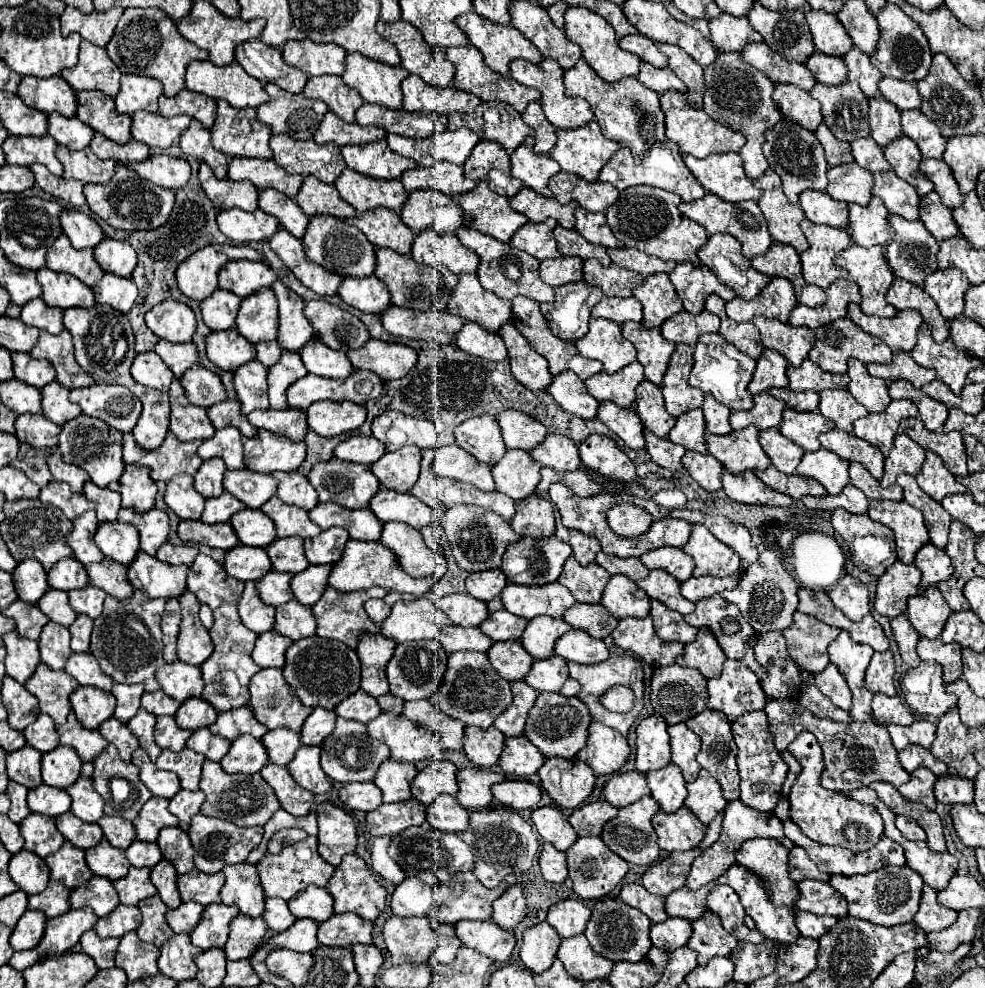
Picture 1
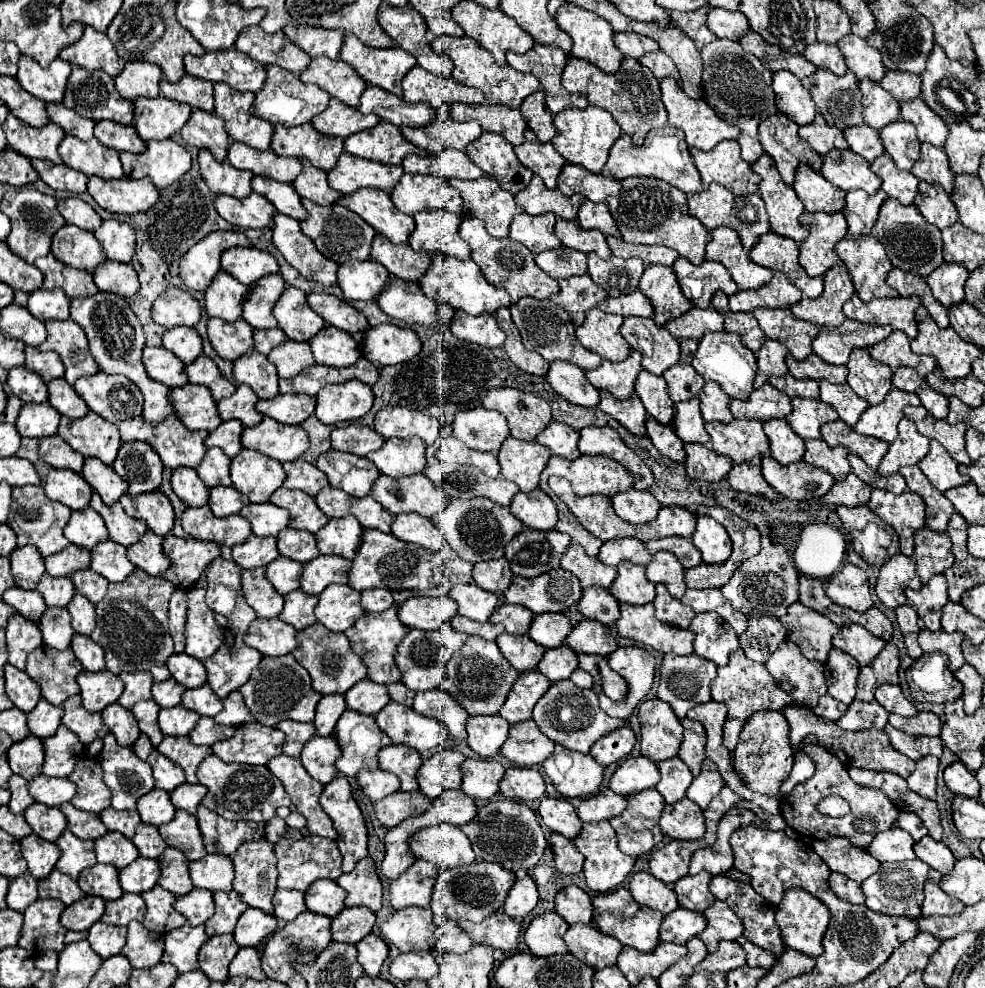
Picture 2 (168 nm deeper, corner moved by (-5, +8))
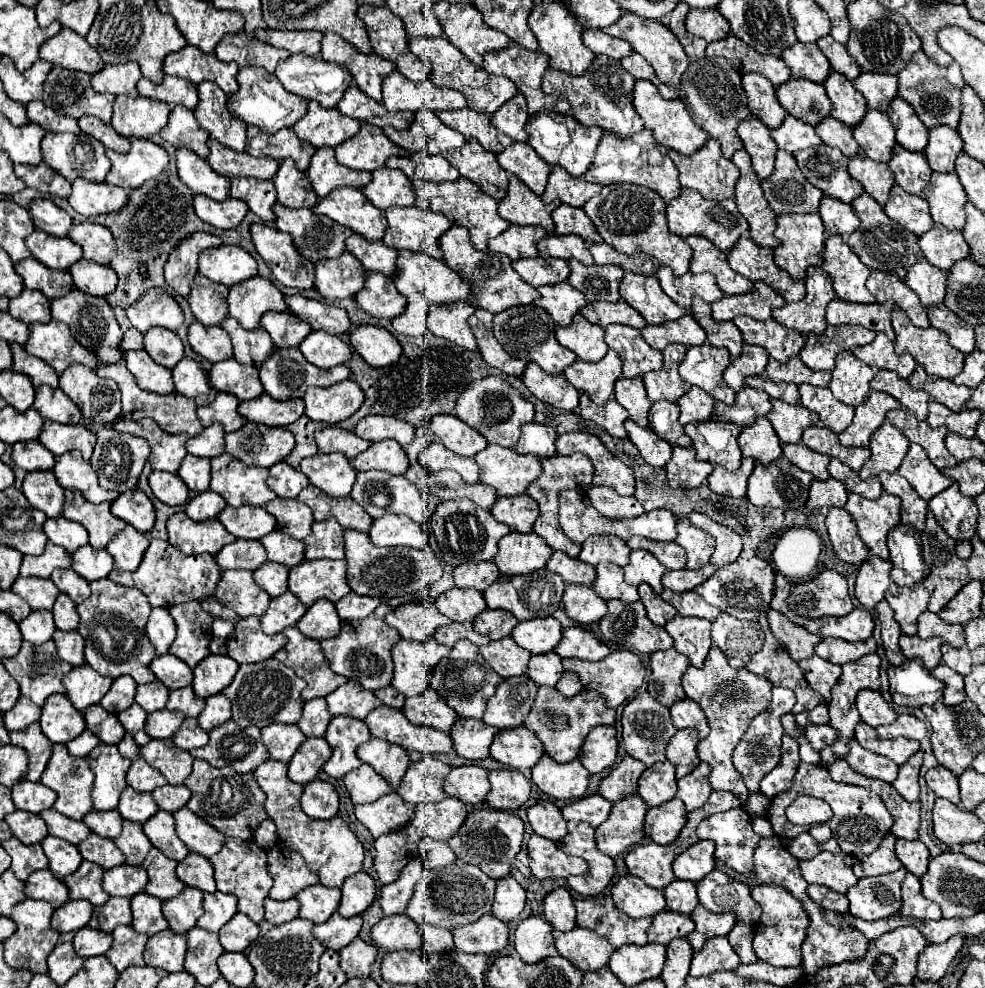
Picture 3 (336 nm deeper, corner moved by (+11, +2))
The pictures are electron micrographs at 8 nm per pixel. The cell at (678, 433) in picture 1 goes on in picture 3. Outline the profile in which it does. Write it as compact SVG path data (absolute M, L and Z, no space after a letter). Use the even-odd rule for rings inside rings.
M654 402L648 414L650 428L672 446L692 446L682 424L678 422L680 408L676 402Z

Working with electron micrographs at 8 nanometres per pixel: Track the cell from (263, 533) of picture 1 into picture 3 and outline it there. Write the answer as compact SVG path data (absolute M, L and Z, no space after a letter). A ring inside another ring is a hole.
M226 506L216 518L236 538L260 540L262 536L276 530L276 518L268 514L266 508L262 506L240 506L240 508Z

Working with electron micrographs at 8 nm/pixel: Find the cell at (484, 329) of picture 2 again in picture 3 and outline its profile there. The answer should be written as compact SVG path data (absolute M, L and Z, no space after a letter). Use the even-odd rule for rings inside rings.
M466 302L430 306L428 328L448 342L456 342L458 346L476 350L476 340L472 338L472 330L468 326L470 314L474 314L474 308Z

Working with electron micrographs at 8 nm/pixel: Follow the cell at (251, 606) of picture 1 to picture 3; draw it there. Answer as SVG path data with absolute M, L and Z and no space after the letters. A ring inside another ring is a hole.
M224 570L220 586L216 588L216 600L232 608L240 618L262 616L270 604L270 596L254 582L248 570Z

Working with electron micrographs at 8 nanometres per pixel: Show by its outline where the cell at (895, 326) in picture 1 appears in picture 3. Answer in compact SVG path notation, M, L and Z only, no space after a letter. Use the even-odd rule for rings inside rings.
M834 298L826 308L826 320L832 326L838 324L860 324L872 332L884 332L890 340L896 340L896 334L890 324L894 302L874 302L874 304L854 304L840 298Z

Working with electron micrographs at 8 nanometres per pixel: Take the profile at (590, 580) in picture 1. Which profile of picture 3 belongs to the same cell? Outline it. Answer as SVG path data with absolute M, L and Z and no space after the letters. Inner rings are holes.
M554 552L552 558L548 560L546 568L550 572L560 574L566 584L588 584L588 586L592 586L592 582L596 580L596 570L590 564L584 564L578 558L570 558L564 552Z

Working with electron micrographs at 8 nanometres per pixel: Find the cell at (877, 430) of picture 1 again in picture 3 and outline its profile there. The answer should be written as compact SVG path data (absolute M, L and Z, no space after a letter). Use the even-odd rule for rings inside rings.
M870 392L866 402L856 406L852 424L838 434L838 440L844 446L868 446L872 432L884 422L886 412L900 408L900 402L884 392Z

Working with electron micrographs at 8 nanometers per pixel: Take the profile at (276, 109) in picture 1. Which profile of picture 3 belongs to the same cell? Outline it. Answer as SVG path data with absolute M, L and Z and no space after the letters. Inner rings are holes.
M246 66L236 76L240 90L228 96L228 110L234 118L244 120L246 124L258 126L266 134L274 134L280 128L294 126L308 110L308 102L296 94L290 94L284 90L284 86L278 82L274 74L268 74L260 66Z

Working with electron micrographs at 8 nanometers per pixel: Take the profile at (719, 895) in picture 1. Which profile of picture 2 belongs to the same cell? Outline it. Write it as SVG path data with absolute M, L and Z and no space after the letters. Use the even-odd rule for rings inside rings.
M722 874L714 876L712 882L710 882L710 892L714 894L714 898L726 902L734 912L736 916L742 920L744 924L744 936L748 940L752 940L754 944L758 944L760 948L766 948L770 952L774 952L774 956L780 958L780 952L784 948L782 944L782 936L780 936L780 928L774 920L774 908L772 904L768 904L768 900L764 900L760 894L754 892L754 888L750 884L742 884L742 882L736 882L732 878L726 878Z

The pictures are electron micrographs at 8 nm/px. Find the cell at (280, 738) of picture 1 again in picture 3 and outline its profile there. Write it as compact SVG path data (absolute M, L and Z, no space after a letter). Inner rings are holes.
M268 724L262 728L262 742L272 760L290 762L304 738L306 736L302 736L302 730L296 724Z

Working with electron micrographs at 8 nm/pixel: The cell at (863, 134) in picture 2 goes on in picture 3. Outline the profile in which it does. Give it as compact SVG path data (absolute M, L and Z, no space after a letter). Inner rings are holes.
M832 116L822 118L814 128L816 128L816 134L822 138L822 142L840 148L848 158L850 154L856 154L860 150L858 142L852 136L852 128L840 120L834 120Z

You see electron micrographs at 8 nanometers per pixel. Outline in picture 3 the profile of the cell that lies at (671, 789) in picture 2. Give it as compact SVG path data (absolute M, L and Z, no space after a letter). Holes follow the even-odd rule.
M666 760L646 768L638 780L638 794L648 806L660 806L672 800L676 796L674 766Z

